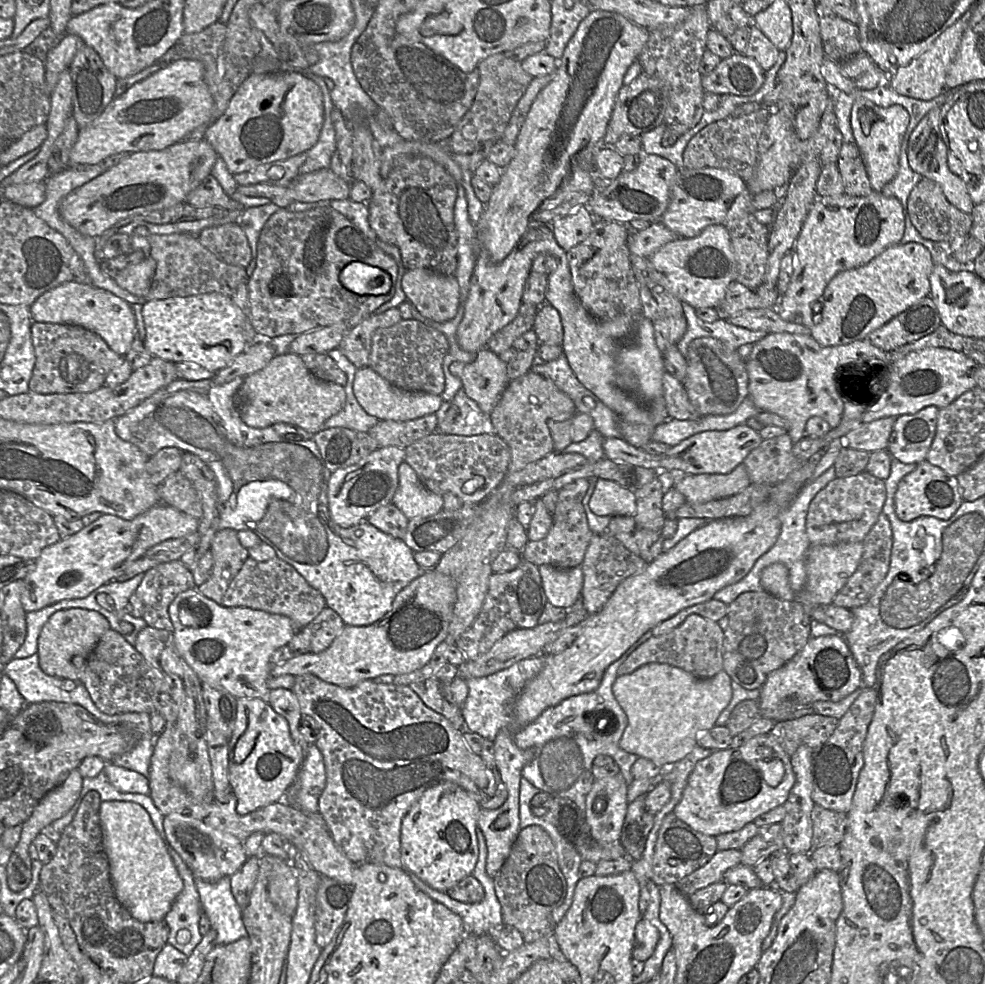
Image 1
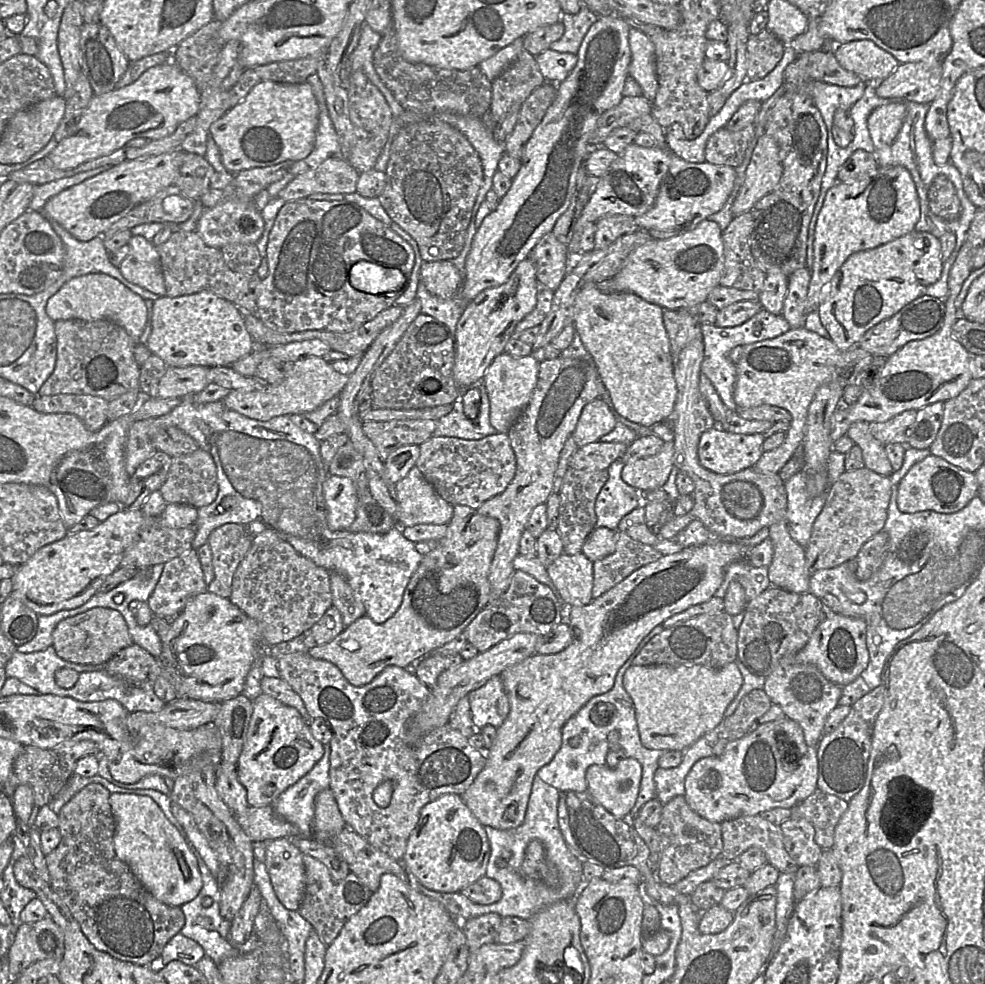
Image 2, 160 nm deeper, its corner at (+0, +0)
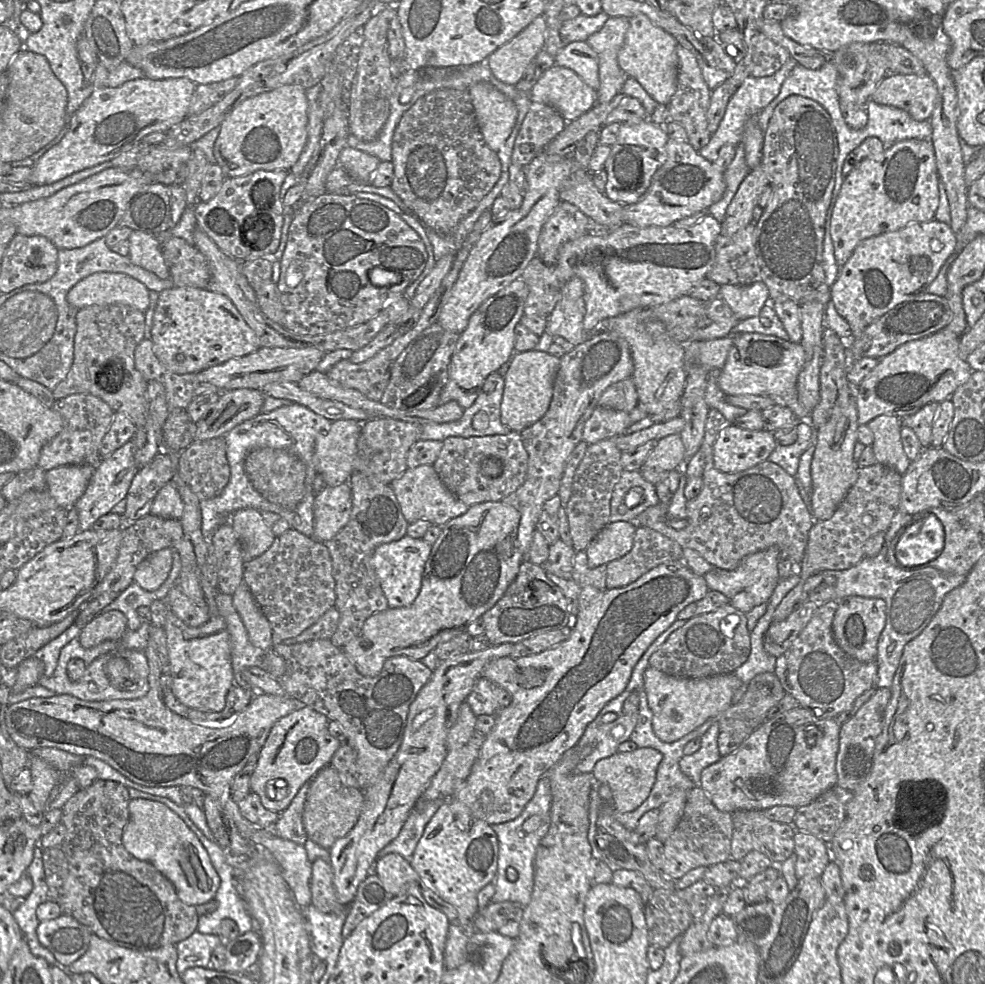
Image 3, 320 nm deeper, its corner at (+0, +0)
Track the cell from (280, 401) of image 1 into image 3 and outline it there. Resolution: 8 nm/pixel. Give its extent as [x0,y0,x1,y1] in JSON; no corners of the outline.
[195,388,262,441]

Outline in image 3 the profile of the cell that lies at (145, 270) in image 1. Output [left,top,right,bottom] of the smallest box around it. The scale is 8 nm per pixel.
[129,230,170,279]

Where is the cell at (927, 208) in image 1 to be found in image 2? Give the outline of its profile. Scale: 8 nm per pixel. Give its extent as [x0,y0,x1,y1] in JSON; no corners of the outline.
[927,175,961,221]

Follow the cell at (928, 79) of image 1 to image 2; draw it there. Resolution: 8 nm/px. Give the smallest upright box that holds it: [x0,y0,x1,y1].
[876,59,942,104]

